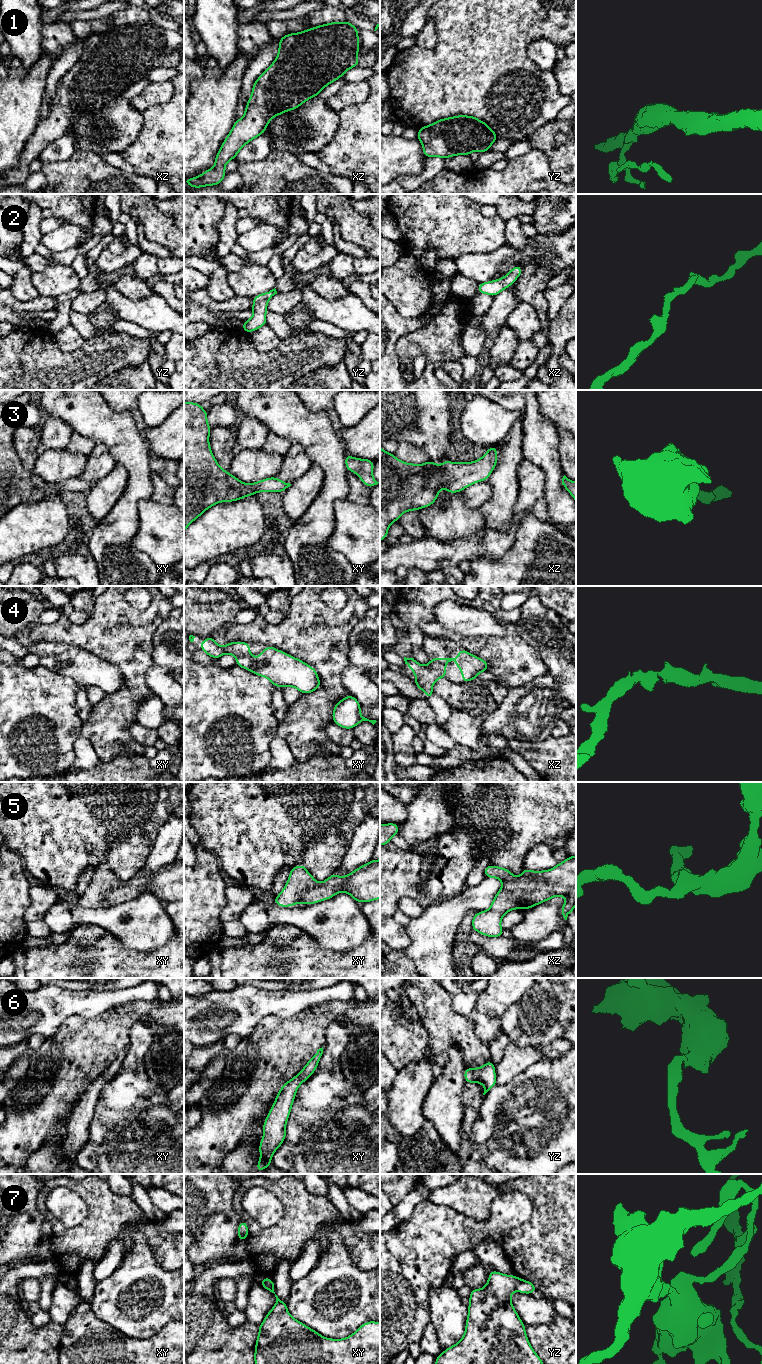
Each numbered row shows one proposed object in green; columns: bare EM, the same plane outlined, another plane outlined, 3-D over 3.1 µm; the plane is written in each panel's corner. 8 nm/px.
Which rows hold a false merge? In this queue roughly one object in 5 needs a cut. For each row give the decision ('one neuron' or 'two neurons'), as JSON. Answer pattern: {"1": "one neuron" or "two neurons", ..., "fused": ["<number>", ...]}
{"1": "one neuron", "2": "one neuron", "3": "one neuron", "4": "one neuron", "5": "one neuron", "6": "one neuron", "7": "two neurons", "fused": ["7"]}

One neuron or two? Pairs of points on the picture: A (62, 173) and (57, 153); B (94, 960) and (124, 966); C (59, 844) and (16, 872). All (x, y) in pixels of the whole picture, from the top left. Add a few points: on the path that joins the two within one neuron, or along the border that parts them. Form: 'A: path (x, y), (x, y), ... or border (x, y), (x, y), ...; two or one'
A: border (75, 150), (66, 159), (42, 163); two
B: path (101, 966), (117, 966); one
C: border (10, 849), (21, 858), (26, 871); two

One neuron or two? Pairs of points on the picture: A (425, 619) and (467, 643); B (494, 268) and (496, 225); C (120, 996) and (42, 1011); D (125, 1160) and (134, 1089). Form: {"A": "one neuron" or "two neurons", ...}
{"A": "one neuron", "B": "two neurons", "C": "one neuron", "D": "one neuron"}

